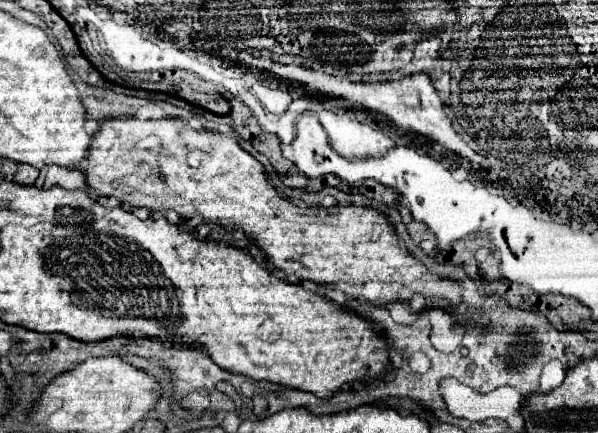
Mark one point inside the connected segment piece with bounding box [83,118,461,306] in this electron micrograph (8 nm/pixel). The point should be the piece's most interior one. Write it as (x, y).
(161, 165)

